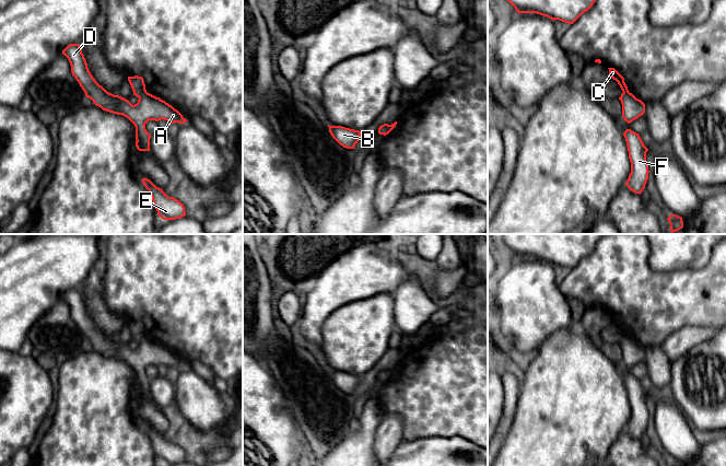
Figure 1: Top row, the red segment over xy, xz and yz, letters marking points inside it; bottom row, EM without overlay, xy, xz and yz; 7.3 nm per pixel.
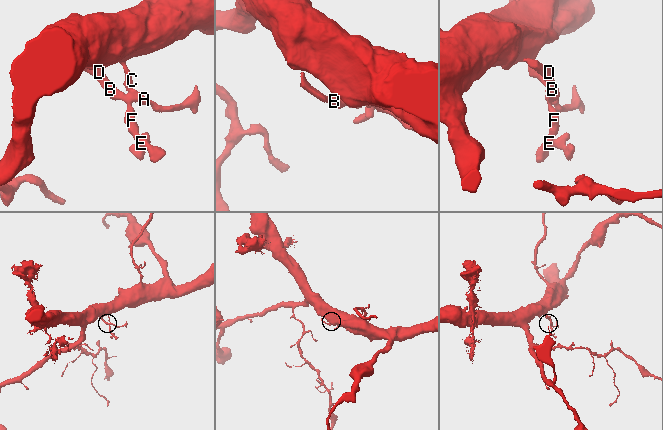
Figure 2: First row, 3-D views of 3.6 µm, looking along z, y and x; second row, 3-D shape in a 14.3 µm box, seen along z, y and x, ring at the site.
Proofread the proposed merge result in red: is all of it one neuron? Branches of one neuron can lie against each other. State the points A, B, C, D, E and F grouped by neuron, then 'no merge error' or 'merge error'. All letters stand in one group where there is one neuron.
A B D E F / C | merge error

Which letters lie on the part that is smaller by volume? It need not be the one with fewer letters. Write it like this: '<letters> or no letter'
A, B, D, E, F

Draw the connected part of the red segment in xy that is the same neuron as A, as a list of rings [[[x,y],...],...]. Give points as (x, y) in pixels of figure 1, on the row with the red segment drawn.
[[[70,44],[63,50],[71,66],[72,75],[79,82],[85,96],[103,110],[127,117],[136,127],[136,147],[139,151],[150,151],[151,135],[145,129],[149,120],[167,120],[171,124],[188,121],[165,101],[145,92],[132,105],[128,100],[107,92],[91,74],[79,44]]]

